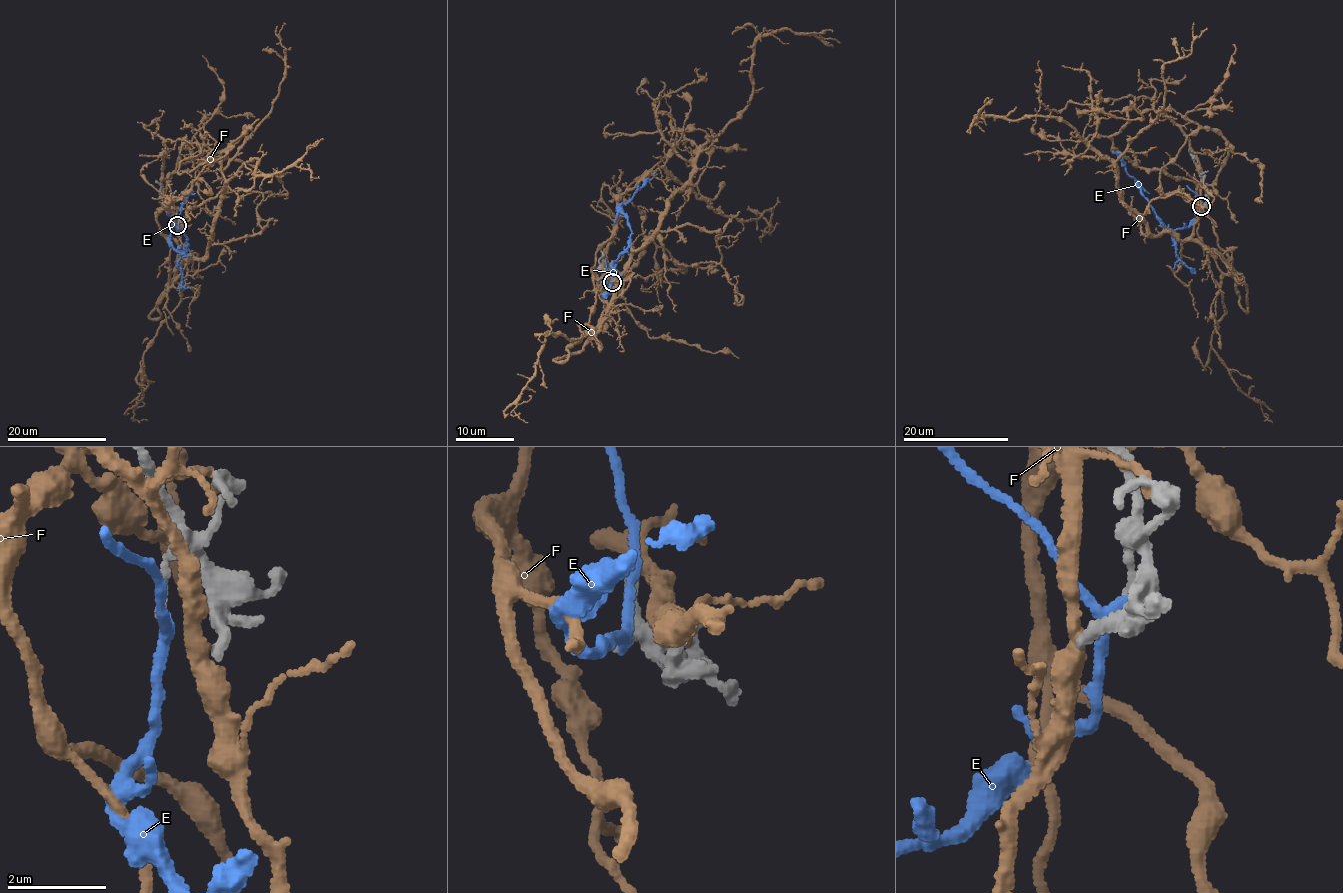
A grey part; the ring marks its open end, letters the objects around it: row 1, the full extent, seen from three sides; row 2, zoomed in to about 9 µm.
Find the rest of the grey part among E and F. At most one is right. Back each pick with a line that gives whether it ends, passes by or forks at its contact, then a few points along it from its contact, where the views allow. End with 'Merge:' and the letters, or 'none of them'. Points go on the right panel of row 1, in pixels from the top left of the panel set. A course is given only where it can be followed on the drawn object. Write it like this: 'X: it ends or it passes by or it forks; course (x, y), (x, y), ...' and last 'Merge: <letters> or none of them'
Merge: none of them

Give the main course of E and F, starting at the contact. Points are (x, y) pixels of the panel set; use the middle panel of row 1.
E: (606, 285), (600, 282), (628, 247), (632, 232), (621, 205), (657, 174)
F: (611, 282), (655, 232), (699, 151), (744, 108), (753, 45), (781, 29), (840, 42)

